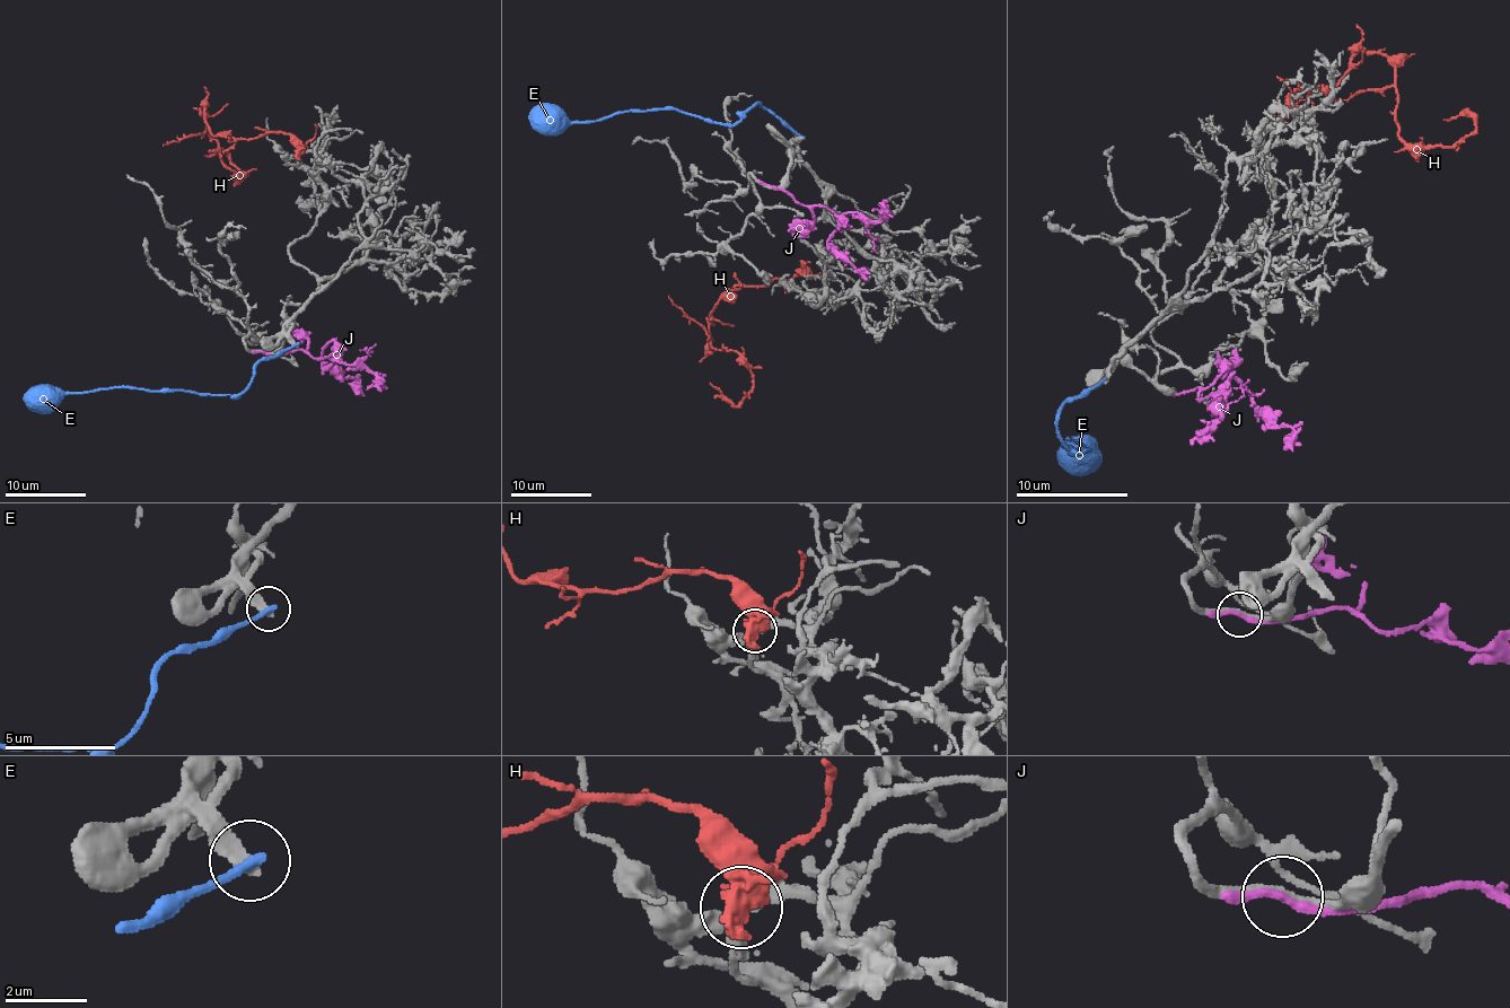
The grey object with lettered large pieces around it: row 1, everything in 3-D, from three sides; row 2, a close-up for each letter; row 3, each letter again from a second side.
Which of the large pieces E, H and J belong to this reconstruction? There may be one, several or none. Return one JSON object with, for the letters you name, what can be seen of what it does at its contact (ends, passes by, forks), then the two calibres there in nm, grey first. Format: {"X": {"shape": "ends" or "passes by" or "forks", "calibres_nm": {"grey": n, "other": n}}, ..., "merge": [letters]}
{"merge": []}

